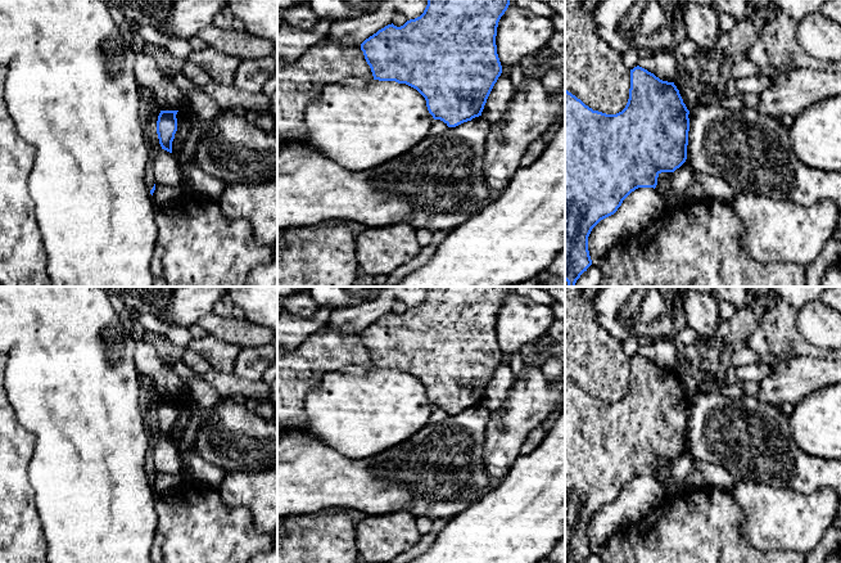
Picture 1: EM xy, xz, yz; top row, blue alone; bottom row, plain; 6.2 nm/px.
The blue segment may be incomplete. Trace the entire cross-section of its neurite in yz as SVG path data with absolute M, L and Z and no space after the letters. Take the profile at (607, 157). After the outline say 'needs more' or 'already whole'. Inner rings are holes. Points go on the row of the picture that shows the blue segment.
M637 66L630 69L629 99L616 114L593 111L565 90L565 280L575 287L592 265L588 237L603 219L614 215L623 201L638 188L656 188L661 172L674 172L687 159L689 111L674 82L663 81Z; already whole

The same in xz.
M428 0L420 17L407 21L401 27L393 23L385 26L366 39L361 44L361 50L374 80L395 81L416 89L425 98L434 120L456 127L481 116L487 99L502 73L496 36L498 22L508 5L510 0Z; already whole

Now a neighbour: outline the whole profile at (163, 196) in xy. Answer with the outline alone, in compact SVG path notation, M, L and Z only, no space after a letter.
M155 183L155 190L152 195L155 207L173 204L184 197L182 186L166 186Z

